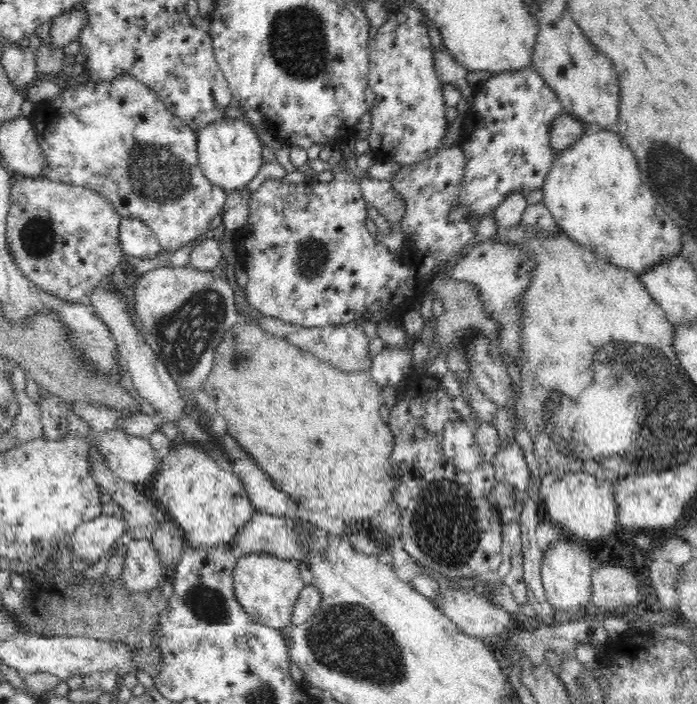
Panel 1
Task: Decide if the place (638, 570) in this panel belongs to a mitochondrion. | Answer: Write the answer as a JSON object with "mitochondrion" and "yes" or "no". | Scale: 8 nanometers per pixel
{"mitochondrion":"no"}

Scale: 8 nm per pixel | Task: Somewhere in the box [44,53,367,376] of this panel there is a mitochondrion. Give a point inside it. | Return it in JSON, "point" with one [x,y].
{"point":[182,336]}

